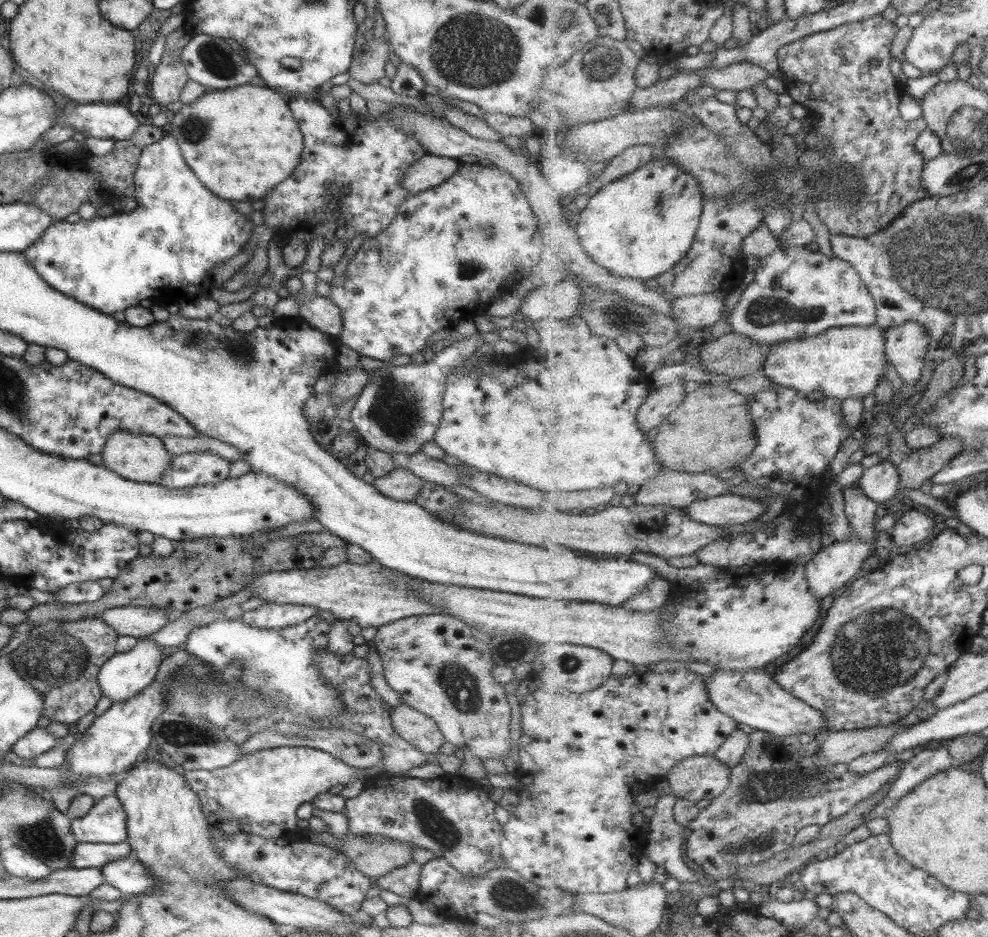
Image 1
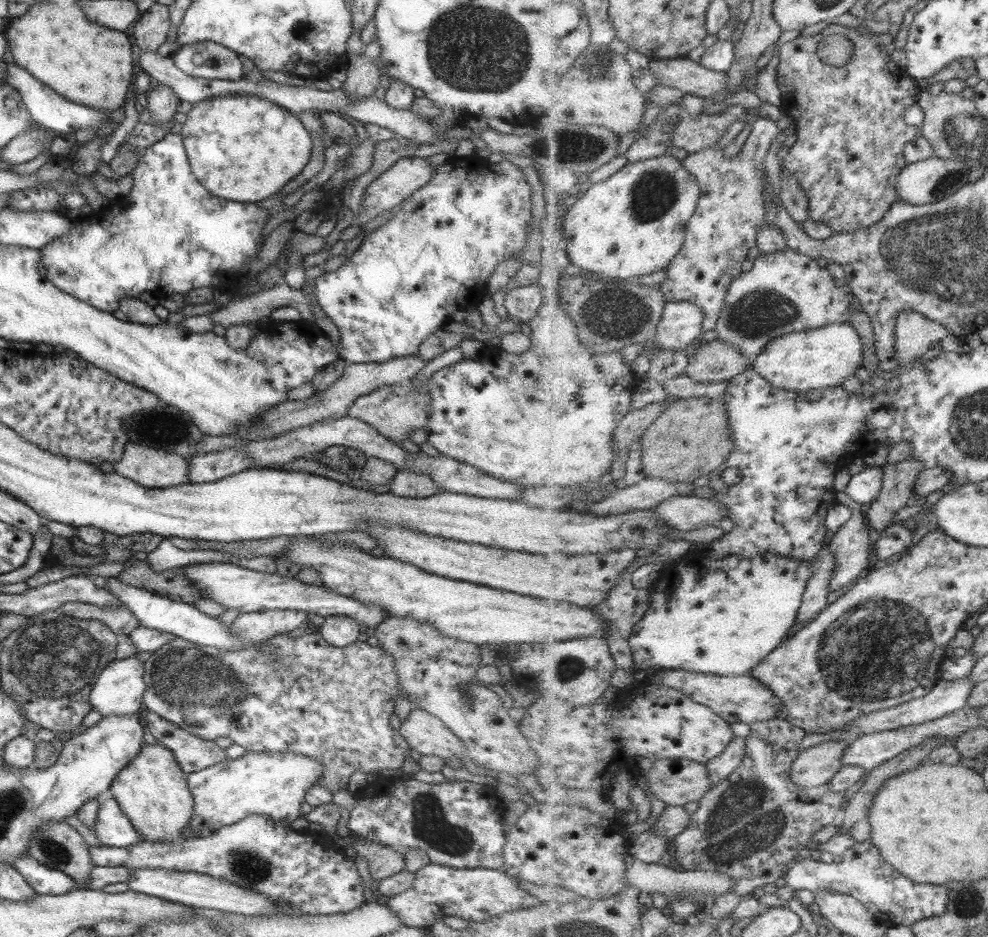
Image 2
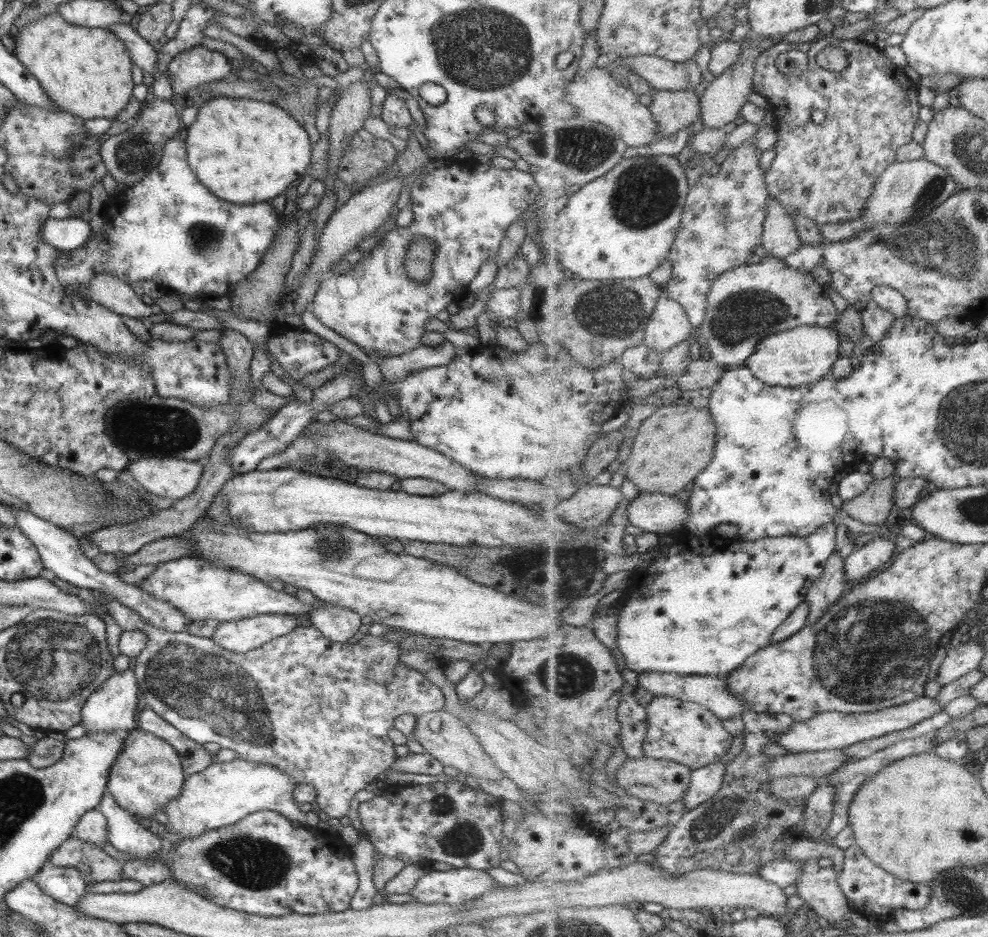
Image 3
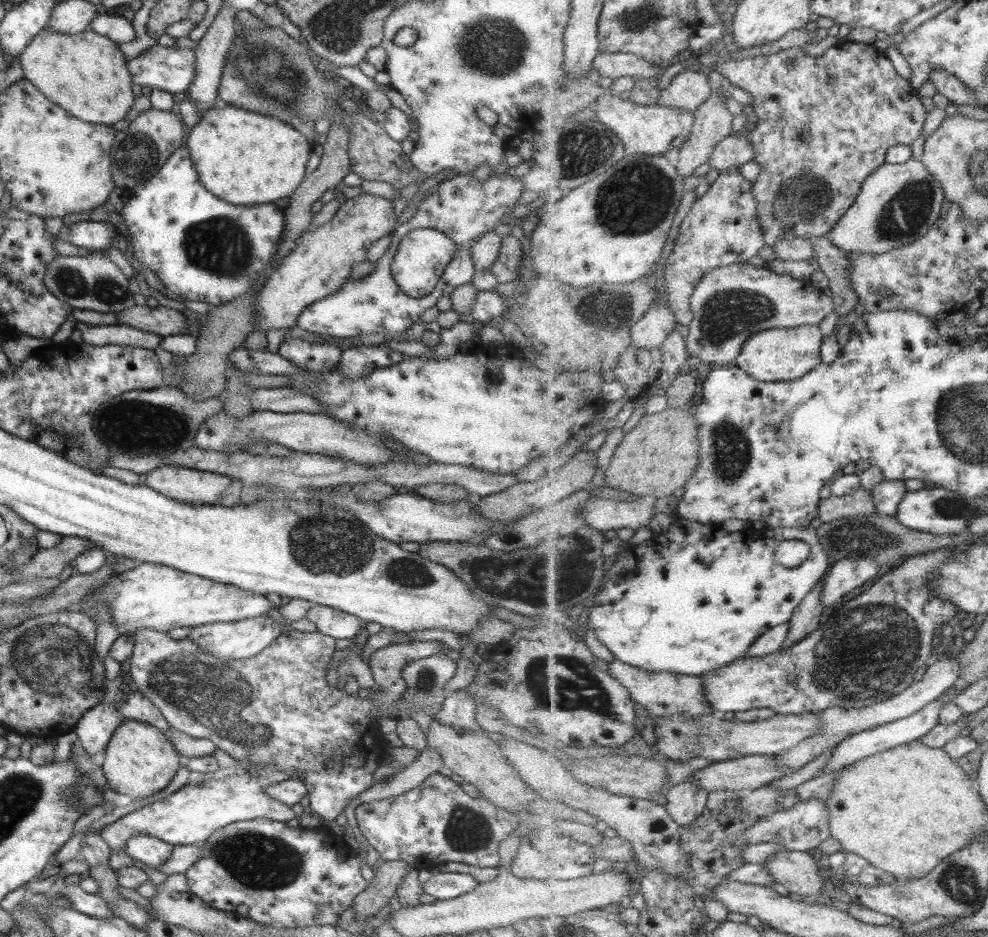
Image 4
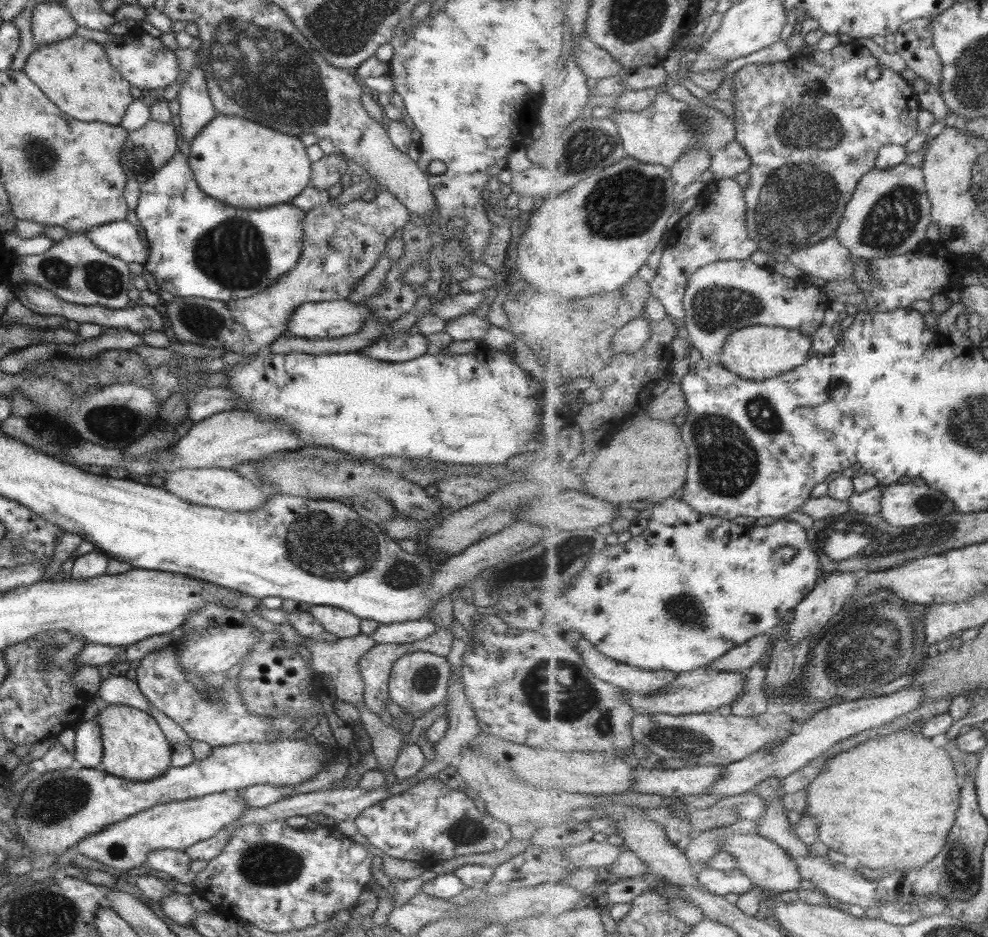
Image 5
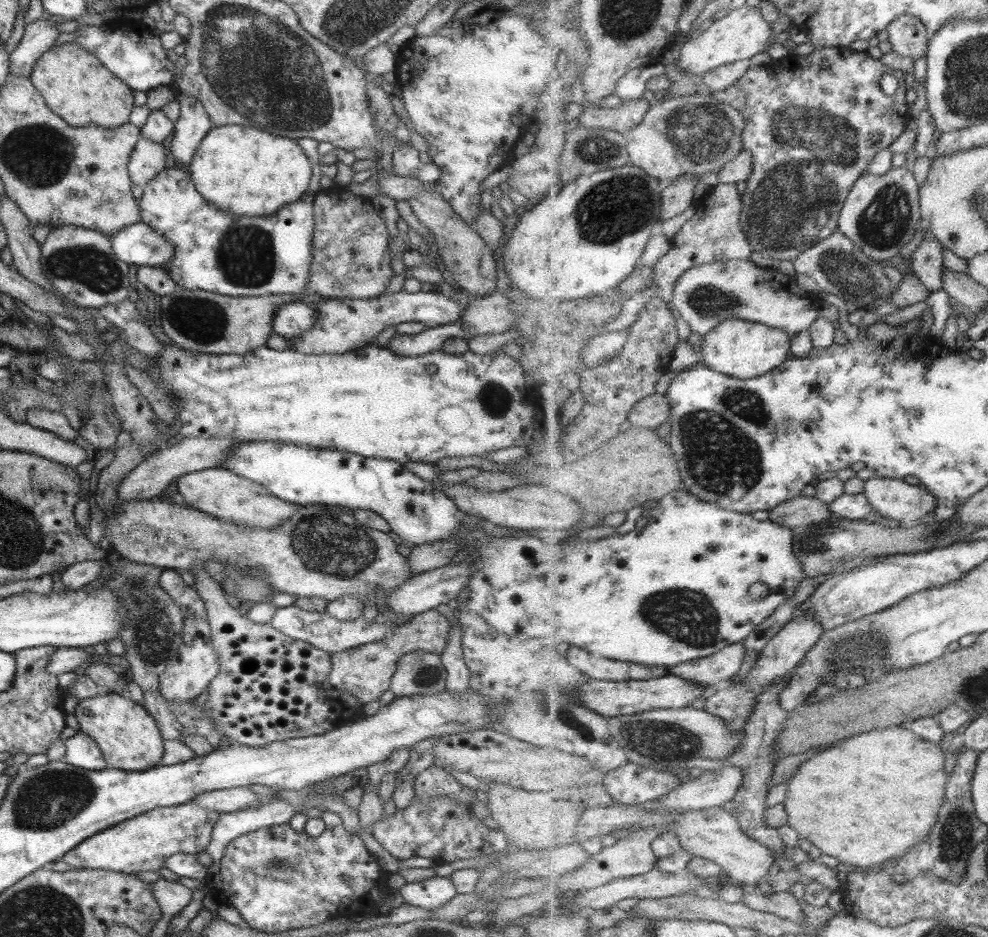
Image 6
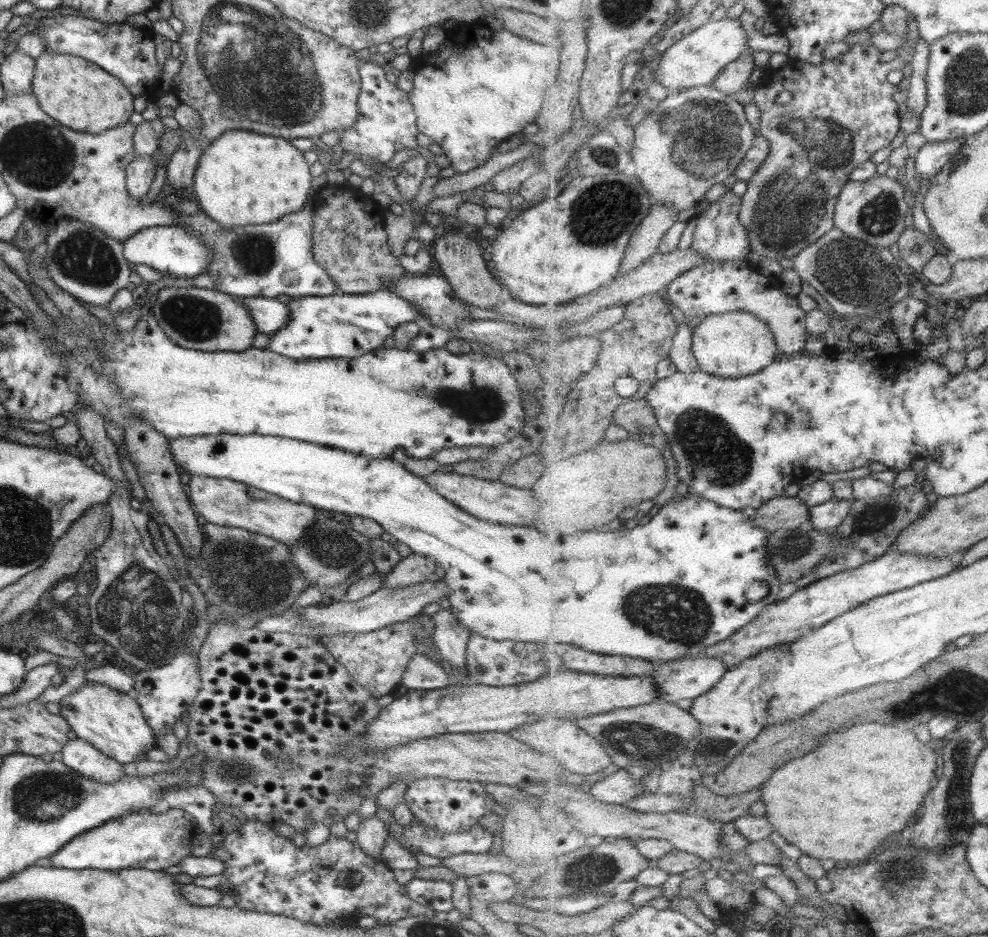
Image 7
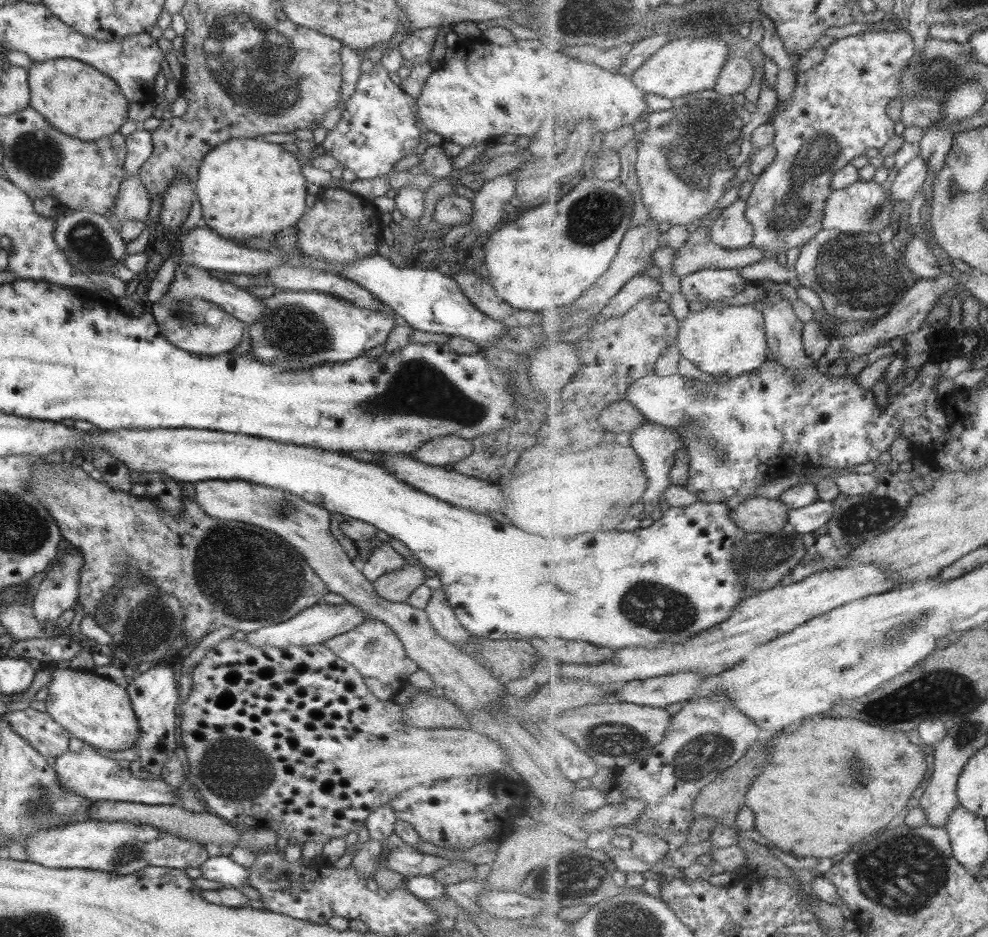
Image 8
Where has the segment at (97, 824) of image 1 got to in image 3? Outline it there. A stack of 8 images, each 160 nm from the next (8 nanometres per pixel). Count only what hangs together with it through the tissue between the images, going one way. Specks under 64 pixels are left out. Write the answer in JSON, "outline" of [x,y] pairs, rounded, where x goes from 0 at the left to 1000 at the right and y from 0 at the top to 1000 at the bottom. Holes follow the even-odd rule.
{"outline":[[[104,844],[98,862],[106,873],[108,900],[116,907],[134,911],[139,917],[152,916],[163,908],[166,896],[137,877],[127,863],[120,862],[110,844]]]}

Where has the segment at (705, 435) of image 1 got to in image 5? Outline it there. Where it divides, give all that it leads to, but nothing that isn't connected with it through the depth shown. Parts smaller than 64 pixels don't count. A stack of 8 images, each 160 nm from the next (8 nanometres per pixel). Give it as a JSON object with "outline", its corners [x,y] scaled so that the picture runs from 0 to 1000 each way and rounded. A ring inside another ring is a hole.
{"outline":[[[658,445],[635,454],[634,458],[627,459],[604,482],[598,504],[591,504],[594,506],[591,508],[591,518],[596,519],[600,529],[629,540],[643,534],[657,534],[660,538],[664,538],[681,529],[687,521],[692,521],[697,504],[696,475],[688,457],[689,455],[680,451],[679,447],[667,448]]]}

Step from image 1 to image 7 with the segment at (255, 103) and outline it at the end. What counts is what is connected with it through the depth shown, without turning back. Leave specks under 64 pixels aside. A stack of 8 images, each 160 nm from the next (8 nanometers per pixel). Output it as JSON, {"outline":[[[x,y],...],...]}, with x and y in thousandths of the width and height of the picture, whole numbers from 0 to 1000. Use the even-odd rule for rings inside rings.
{"outline":[[[232,139],[212,152],[207,162],[203,163],[196,184],[193,208],[201,222],[224,243],[238,243],[250,239],[272,239],[276,235],[307,222],[314,199],[318,194],[307,162],[299,159],[291,149],[262,144],[244,139]]]}

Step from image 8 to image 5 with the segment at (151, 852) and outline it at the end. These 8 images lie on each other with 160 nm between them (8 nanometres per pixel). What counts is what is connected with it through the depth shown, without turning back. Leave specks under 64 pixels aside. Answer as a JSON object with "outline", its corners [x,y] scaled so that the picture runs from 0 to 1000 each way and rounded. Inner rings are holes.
{"outline":[[[243,842],[230,845],[218,845],[216,847],[204,850],[203,852],[192,852],[191,854],[176,854],[168,858],[157,859],[154,862],[139,867],[139,869],[124,875],[114,878],[78,900],[75,905],[76,909],[80,909],[82,914],[96,918],[112,925],[117,930],[130,930],[135,926],[142,925],[147,922],[148,914],[159,907],[175,907],[187,909],[195,901],[211,896],[224,886],[224,883],[232,882],[234,877],[238,877],[246,871],[246,867],[250,867],[250,859],[243,852]]]}

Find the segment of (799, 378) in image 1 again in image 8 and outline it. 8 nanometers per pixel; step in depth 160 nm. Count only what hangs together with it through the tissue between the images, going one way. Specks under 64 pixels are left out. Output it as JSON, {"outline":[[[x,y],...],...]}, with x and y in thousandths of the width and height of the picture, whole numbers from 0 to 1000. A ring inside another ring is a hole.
{"outline":[[[724,326],[699,332],[692,343],[688,343],[688,348],[689,354],[684,367],[688,378],[722,404],[744,403],[766,396],[782,382],[777,367],[774,335],[762,326]]]}

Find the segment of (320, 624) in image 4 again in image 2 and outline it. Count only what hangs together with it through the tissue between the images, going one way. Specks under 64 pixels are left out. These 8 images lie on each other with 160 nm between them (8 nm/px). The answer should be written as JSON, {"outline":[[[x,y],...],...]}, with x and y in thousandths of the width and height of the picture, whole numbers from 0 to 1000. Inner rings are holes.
{"outline":[[[329,657],[322,672],[327,683],[345,692],[361,684],[363,667],[361,662],[351,657]]]}

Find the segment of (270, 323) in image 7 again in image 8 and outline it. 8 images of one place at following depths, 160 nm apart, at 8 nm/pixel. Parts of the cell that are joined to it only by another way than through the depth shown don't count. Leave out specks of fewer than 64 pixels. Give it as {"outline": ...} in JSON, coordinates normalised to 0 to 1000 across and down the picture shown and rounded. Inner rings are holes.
{"outline":[[[181,283],[176,286],[175,298],[166,313],[175,320],[189,320],[190,318],[201,318],[219,324],[226,333],[232,334],[247,348],[254,348],[256,344],[263,340],[266,333],[264,321],[238,304],[230,300],[222,300],[212,292],[212,289],[195,283]]]}

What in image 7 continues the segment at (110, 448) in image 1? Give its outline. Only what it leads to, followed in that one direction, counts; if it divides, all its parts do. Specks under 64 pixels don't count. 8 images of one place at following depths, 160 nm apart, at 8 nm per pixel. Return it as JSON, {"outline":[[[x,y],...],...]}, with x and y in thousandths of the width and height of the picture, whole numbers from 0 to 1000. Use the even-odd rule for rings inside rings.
{"outline":[[[195,508],[191,511],[190,520],[192,541],[200,551],[205,551],[207,557],[259,568],[274,573],[288,584],[300,581],[308,573],[310,562],[320,557],[319,546],[322,544],[316,540],[293,536],[249,517]]]}

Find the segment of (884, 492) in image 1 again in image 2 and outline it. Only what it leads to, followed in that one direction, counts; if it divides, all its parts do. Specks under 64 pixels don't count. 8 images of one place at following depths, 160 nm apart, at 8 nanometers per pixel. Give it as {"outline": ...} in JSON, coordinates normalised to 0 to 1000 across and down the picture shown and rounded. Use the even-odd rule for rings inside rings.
{"outline":[[[878,498],[876,503],[860,509],[855,524],[865,536],[883,537],[893,524],[895,509],[894,498]]]}

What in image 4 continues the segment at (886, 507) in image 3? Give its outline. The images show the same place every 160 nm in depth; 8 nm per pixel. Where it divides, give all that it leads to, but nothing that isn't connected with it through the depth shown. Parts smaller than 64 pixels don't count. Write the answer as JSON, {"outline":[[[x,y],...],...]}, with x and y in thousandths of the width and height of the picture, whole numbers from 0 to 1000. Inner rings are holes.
{"outline":[[[867,521],[855,529],[841,527],[831,536],[831,556],[833,558],[855,553],[856,551],[888,550],[882,521]]]}

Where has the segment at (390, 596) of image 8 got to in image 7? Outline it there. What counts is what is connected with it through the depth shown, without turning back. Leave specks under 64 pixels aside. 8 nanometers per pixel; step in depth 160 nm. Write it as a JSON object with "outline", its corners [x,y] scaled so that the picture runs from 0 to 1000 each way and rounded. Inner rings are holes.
{"outline":[[[416,590],[406,596],[397,607],[390,613],[387,625],[390,628],[408,628],[417,623],[424,623],[439,617],[441,606],[439,598]]]}

